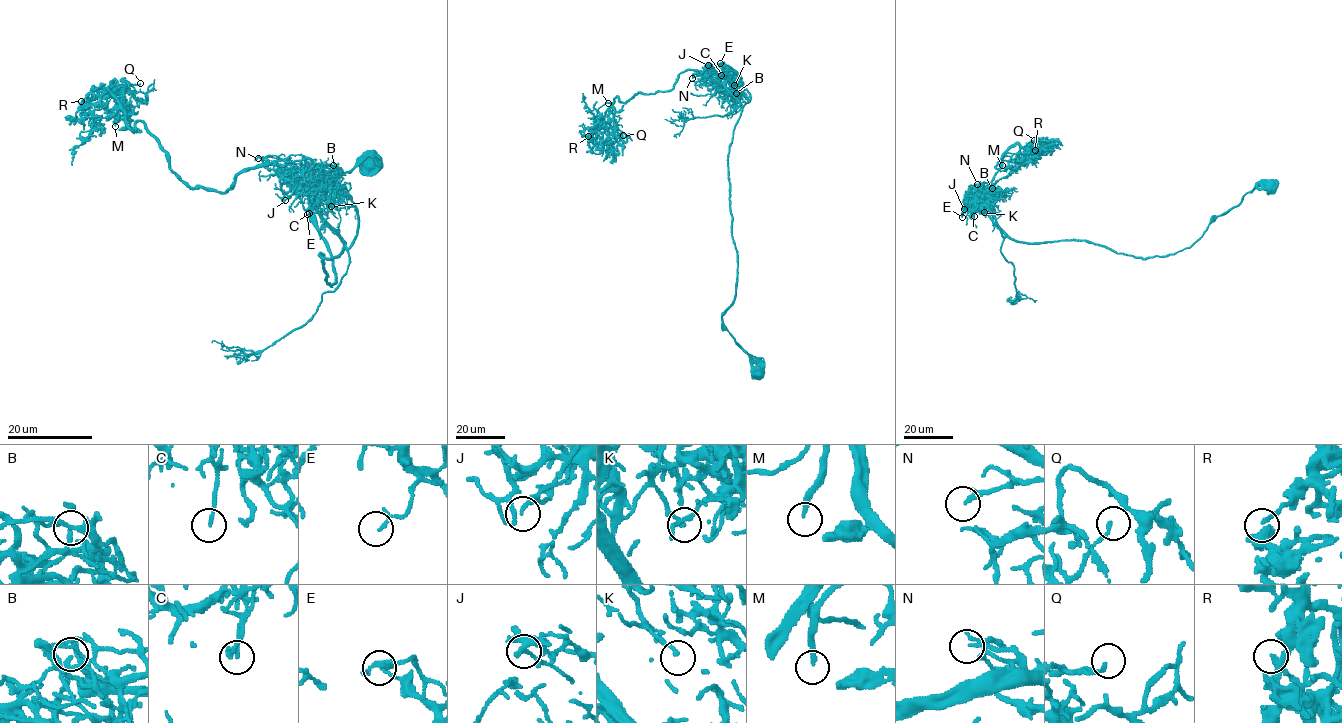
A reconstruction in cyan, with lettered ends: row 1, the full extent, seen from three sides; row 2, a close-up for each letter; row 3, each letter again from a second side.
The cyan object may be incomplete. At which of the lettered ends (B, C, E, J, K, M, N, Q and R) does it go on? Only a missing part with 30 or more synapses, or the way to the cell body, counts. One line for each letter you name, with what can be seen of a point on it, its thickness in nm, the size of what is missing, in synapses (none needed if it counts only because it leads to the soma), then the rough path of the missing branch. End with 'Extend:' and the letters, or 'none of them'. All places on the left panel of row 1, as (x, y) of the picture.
M: place (115, 126); calibre 140 nm; 100 synapses
Extend: M

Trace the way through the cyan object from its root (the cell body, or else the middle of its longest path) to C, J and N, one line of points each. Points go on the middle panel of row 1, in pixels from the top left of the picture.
C: (758, 370), (721, 317), (734, 300), (737, 276), (728, 154), (741, 109), (725, 86), (725, 76), (721, 75)
J: (758, 370), (721, 317), (734, 300), (737, 276), (728, 154), (741, 104), (716, 81), (714, 70), (708, 65)
N: (758, 370), (721, 317), (734, 300), (737, 276), (728, 154), (741, 104), (721, 83), (708, 76), (692, 78)

